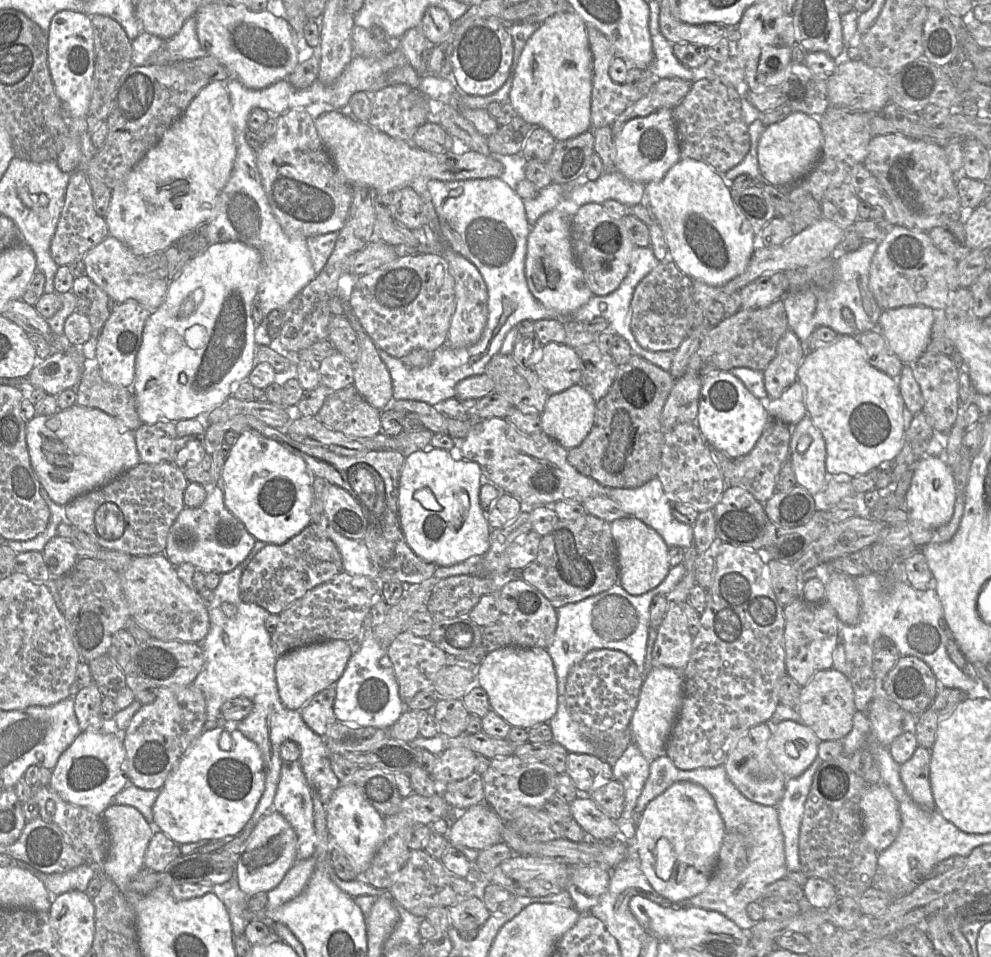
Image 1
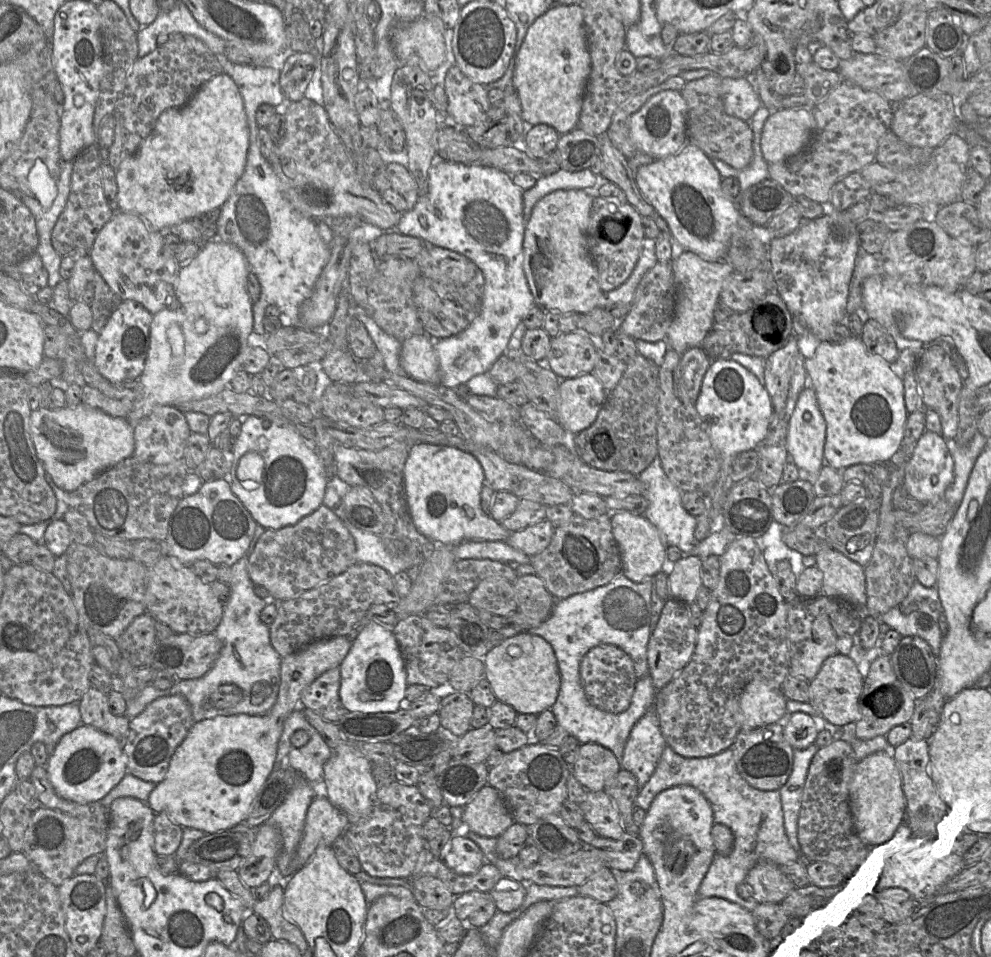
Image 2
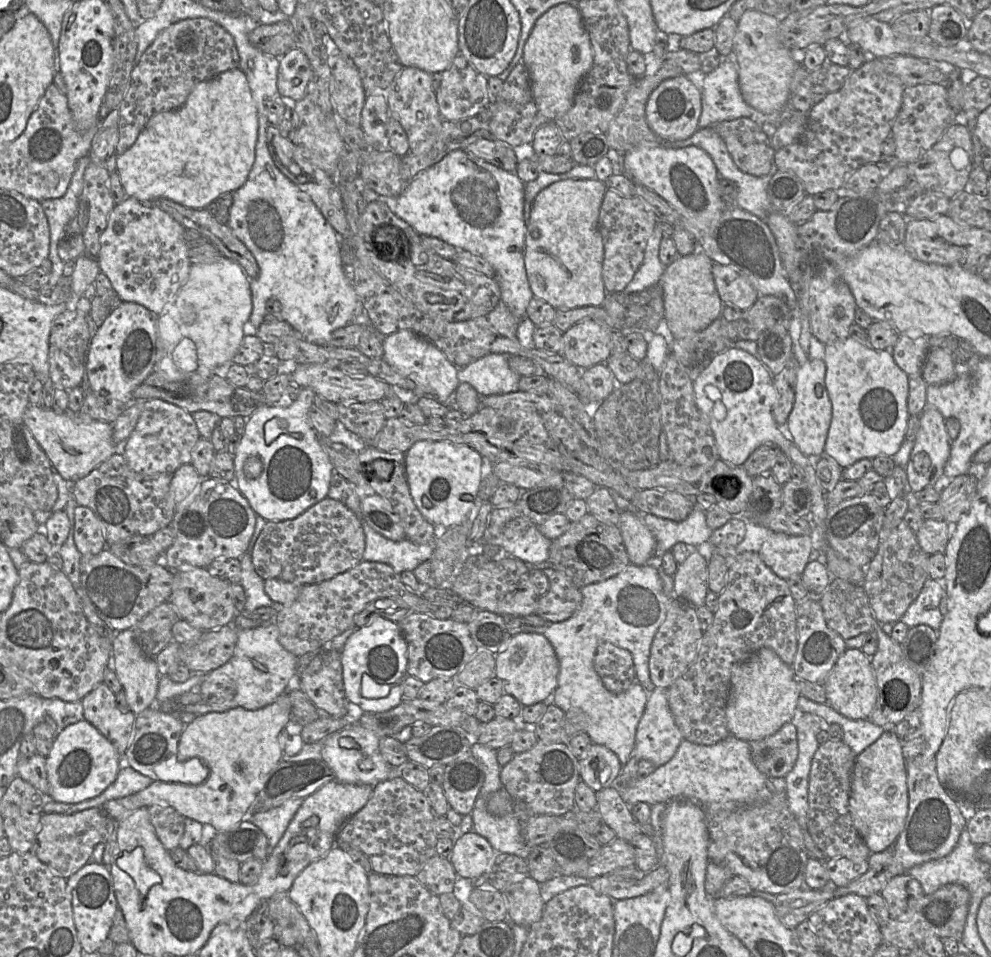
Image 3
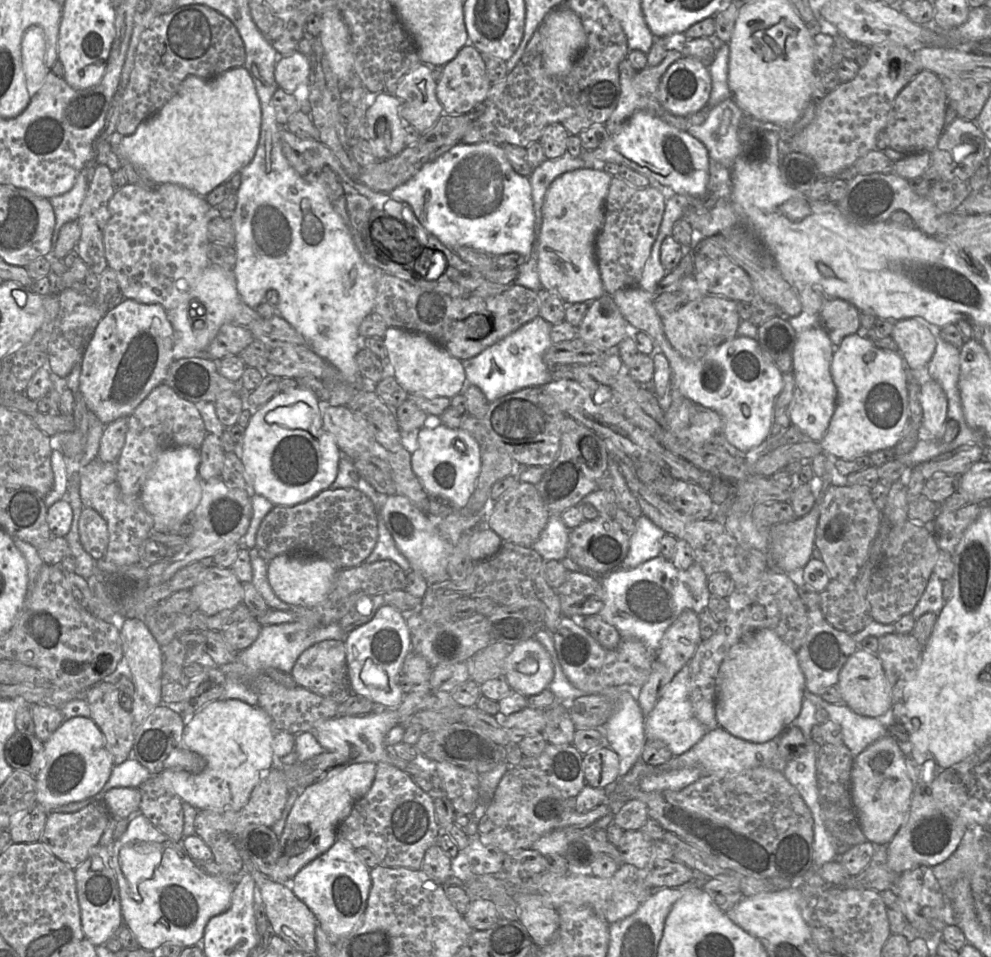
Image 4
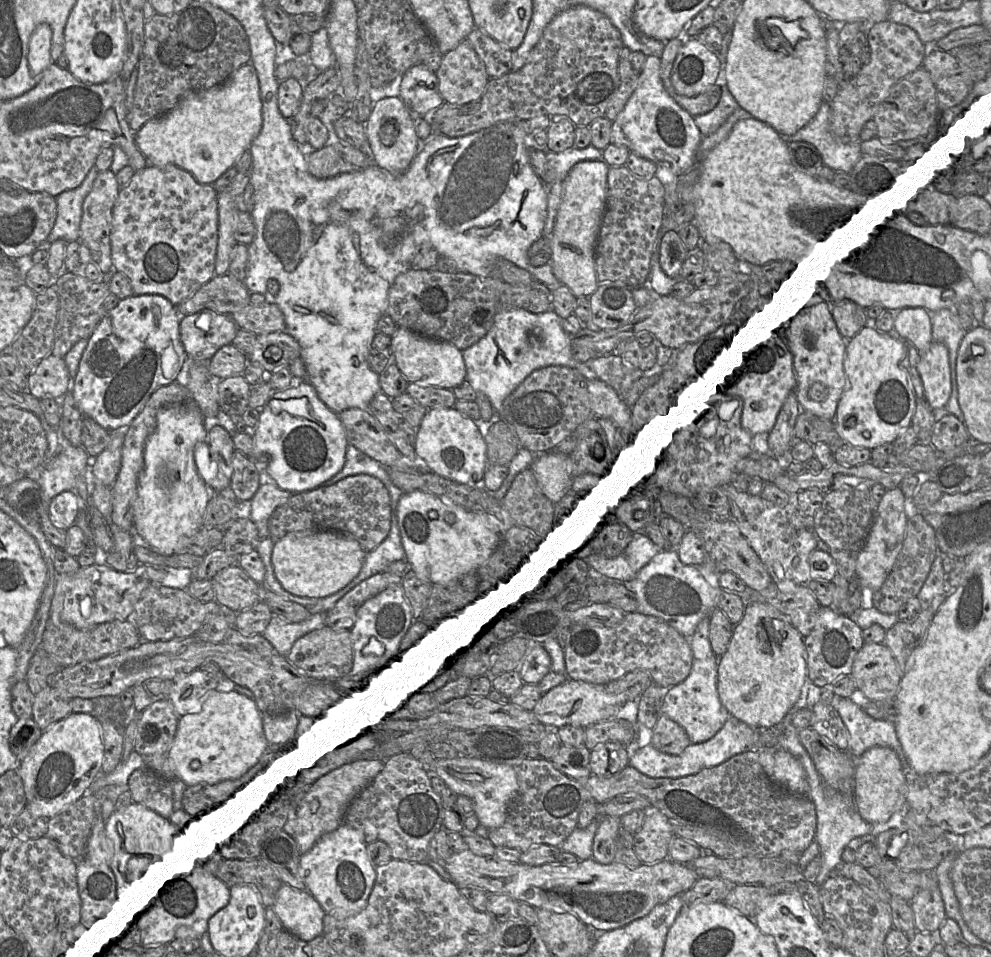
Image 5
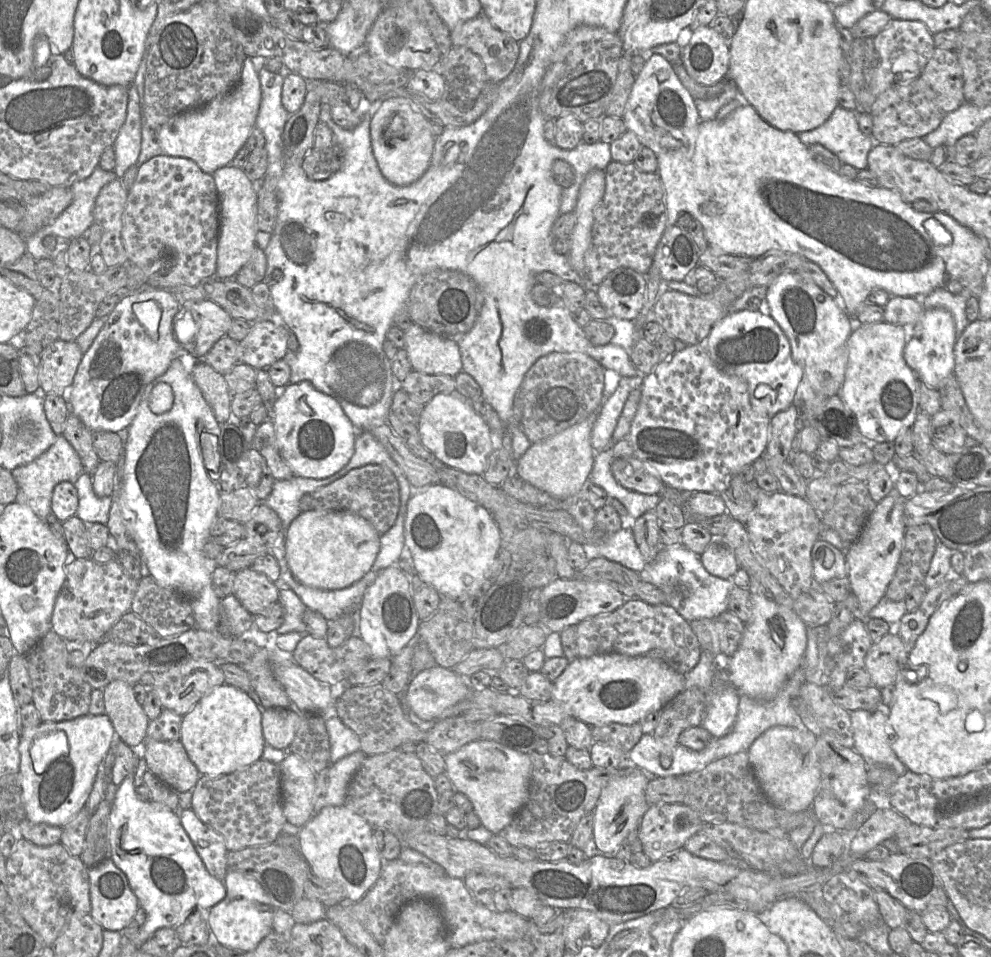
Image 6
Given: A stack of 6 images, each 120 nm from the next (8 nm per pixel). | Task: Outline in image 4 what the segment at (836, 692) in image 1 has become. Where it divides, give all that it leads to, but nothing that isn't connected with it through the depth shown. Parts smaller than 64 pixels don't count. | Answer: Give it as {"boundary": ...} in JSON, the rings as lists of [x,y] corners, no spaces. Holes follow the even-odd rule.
{"boundary":[[[861,647],[849,656],[841,668],[837,686],[845,705],[857,714],[868,717],[883,717],[893,705],[889,682],[880,658],[876,653]]]}

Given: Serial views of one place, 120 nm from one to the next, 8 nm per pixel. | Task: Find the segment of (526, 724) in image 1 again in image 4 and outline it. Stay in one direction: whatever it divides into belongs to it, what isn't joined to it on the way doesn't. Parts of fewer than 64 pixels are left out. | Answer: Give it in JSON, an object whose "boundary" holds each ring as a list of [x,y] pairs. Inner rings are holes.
{"boundary":[[[532,637],[513,646],[505,660],[503,674],[511,690],[529,698],[549,687],[554,667],[549,652]]]}

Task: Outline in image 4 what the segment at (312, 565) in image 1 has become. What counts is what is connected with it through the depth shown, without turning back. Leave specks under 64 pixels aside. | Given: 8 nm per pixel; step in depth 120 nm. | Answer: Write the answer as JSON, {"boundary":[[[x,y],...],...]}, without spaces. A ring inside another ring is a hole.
{"boundary":[[[355,488],[326,489],[293,506],[274,506],[264,517],[255,548],[269,562],[283,554],[321,558],[337,571],[364,563],[378,538],[379,514],[372,500]]]}

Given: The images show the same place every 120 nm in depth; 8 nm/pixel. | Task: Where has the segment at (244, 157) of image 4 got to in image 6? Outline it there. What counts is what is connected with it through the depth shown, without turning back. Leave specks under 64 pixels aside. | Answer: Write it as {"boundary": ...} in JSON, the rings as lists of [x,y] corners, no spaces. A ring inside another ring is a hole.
{"boundary":[[[247,56],[243,63],[240,81],[236,87],[200,107],[175,115],[156,131],[156,138],[162,154],[191,159],[202,171],[213,174],[218,168],[231,164],[236,153],[246,144],[252,129],[256,126],[260,102],[259,75],[252,59]]]}

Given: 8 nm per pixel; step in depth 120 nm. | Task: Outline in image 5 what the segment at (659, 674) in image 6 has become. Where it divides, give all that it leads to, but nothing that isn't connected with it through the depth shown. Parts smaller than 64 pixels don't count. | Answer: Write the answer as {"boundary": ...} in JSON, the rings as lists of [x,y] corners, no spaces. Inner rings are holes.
{"boundary":[[[566,676],[560,685],[543,693],[532,712],[538,722],[550,729],[557,729],[564,725],[586,728],[597,722],[621,718],[622,709],[623,707],[615,704],[615,696],[606,692],[604,684],[572,680]]]}

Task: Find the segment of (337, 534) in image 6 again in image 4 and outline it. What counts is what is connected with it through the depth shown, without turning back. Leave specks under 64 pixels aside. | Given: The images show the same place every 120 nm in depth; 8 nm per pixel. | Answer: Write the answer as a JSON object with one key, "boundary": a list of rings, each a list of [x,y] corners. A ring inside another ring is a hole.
{"boundary":[[[283,554],[268,562],[267,576],[274,593],[284,602],[304,607],[320,604],[328,595],[337,570],[326,560],[303,555]]]}

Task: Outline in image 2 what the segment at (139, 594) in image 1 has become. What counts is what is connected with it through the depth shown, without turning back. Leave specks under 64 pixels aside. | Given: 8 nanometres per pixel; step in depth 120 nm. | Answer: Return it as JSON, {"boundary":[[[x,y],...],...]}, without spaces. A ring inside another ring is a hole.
{"boundary":[[[165,554],[148,566],[146,612],[176,634],[214,633],[223,617],[224,602],[214,594],[210,585],[204,583],[189,565],[183,565]]]}

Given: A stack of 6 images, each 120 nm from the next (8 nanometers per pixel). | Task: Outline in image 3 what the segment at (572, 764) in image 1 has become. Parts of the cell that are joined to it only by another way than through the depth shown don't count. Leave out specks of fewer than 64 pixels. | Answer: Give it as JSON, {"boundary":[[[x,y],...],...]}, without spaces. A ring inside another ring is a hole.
{"boundary":[[[591,743],[587,752],[579,757],[580,779],[596,792],[617,785],[619,771],[620,763],[617,756],[605,746]]]}

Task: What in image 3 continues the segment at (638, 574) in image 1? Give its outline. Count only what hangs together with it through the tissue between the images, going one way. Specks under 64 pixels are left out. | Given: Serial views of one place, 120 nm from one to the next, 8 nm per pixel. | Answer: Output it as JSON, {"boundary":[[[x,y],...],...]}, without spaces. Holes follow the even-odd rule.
{"boundary":[[[621,512],[616,524],[631,564],[642,566],[652,556],[655,540],[639,513]]]}

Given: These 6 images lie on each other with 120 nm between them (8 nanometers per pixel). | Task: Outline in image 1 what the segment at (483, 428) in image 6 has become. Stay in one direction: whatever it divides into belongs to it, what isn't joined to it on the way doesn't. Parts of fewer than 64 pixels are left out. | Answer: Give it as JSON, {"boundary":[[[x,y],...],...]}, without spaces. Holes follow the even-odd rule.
{"boundary":[[[428,448],[406,457],[399,479],[398,509],[405,540],[418,557],[437,567],[446,567],[486,554],[492,529],[480,505],[480,489],[484,482],[476,462],[455,461],[448,450]]]}

